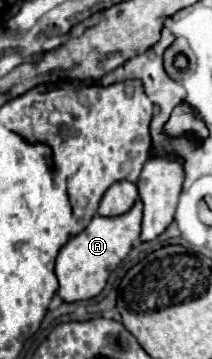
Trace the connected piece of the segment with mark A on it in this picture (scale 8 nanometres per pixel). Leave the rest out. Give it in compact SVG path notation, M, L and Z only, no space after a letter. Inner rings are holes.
M136 200L136 204L120 216L94 216L92 222L74 238L68 240L68 244L60 250L56 258L56 276L60 282L58 294L66 302L78 302L94 298L102 292L110 270L114 270L130 252L132 244L140 238L142 226L142 202Z

